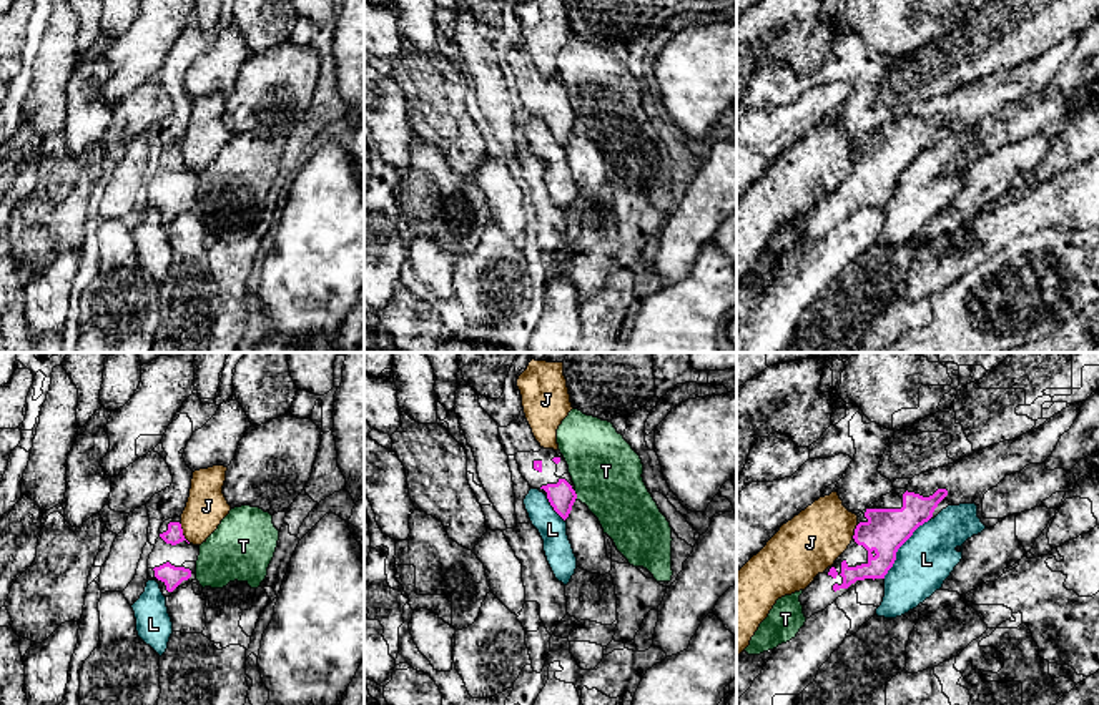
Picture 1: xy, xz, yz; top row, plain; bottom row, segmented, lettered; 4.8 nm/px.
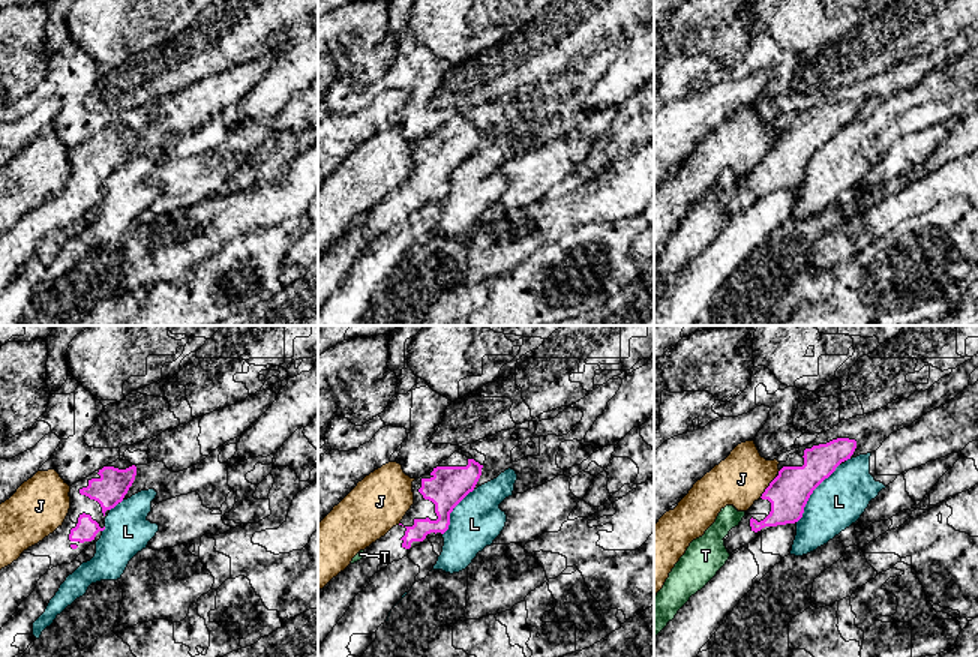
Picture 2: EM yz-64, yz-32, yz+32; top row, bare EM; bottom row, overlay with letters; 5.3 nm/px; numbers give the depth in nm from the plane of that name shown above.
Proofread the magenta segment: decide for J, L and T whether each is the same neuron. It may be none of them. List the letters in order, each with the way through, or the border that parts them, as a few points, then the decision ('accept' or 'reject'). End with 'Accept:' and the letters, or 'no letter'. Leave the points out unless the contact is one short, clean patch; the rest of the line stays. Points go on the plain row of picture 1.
J: reject
L: reject
T: reject
Accept: no letter

